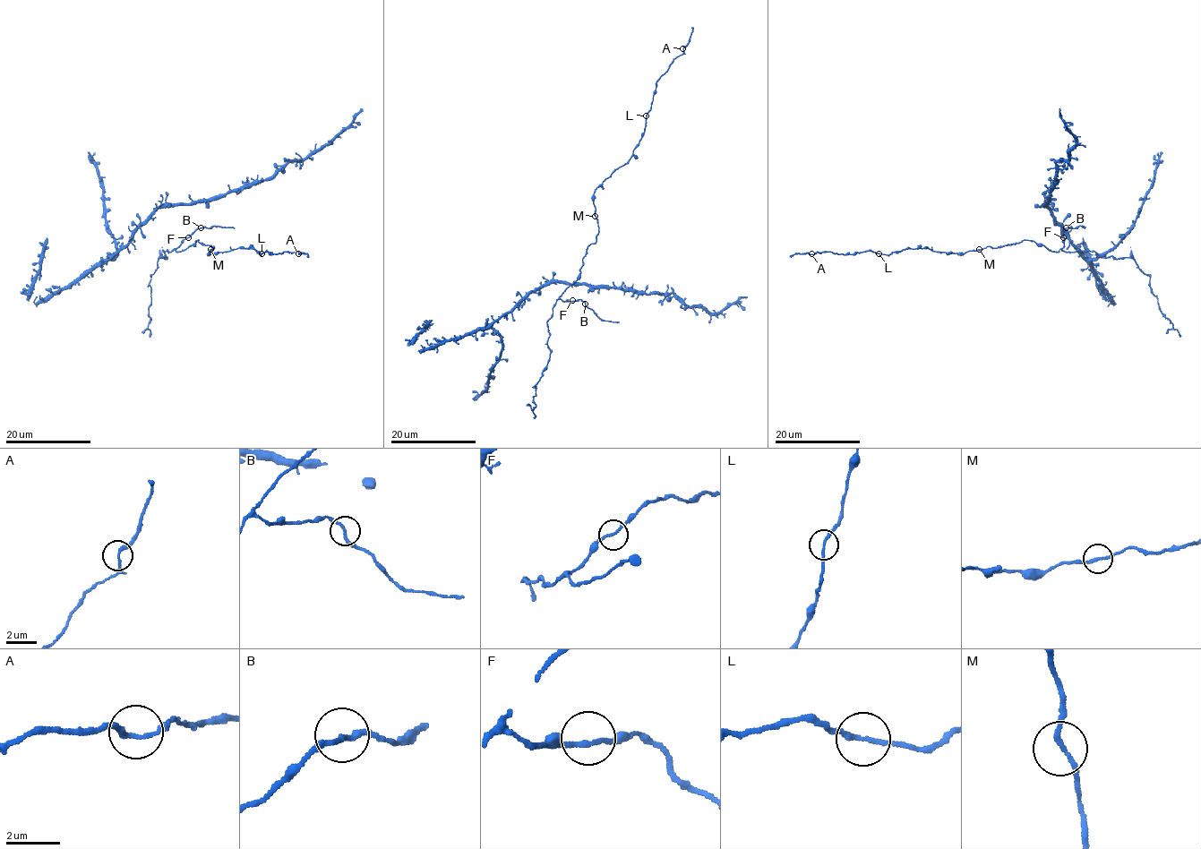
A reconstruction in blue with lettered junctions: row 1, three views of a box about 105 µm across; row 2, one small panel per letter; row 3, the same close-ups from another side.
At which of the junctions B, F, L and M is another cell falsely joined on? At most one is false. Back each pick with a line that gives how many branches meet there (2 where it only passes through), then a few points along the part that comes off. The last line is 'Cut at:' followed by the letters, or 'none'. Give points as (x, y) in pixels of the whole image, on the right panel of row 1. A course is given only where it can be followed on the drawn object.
Cut at: none

